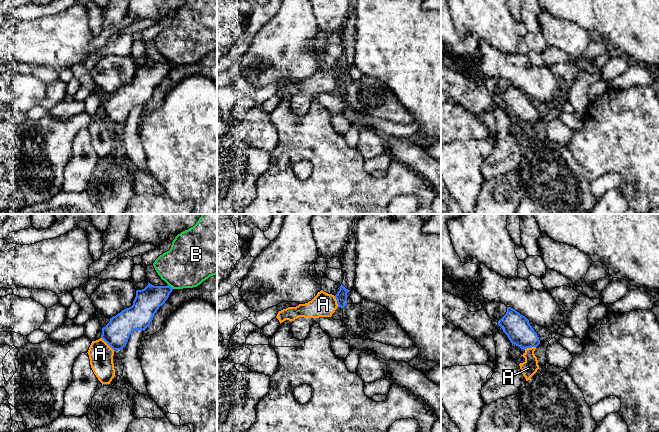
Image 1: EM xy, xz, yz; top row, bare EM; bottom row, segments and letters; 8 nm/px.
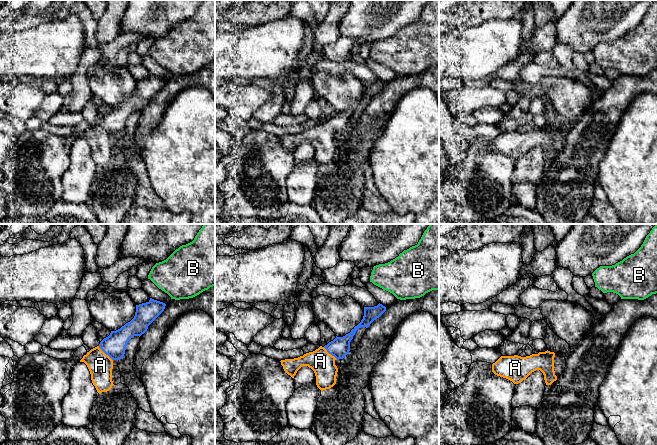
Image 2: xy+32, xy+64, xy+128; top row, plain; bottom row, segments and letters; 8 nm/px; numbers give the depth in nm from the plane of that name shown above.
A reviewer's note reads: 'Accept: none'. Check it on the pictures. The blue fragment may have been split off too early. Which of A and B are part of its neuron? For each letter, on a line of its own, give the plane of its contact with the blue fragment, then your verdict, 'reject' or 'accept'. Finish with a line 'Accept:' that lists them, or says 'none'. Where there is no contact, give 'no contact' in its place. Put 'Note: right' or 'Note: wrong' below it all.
A: xy | accept
B: xy | reject
Accept: A
Note: wrong

